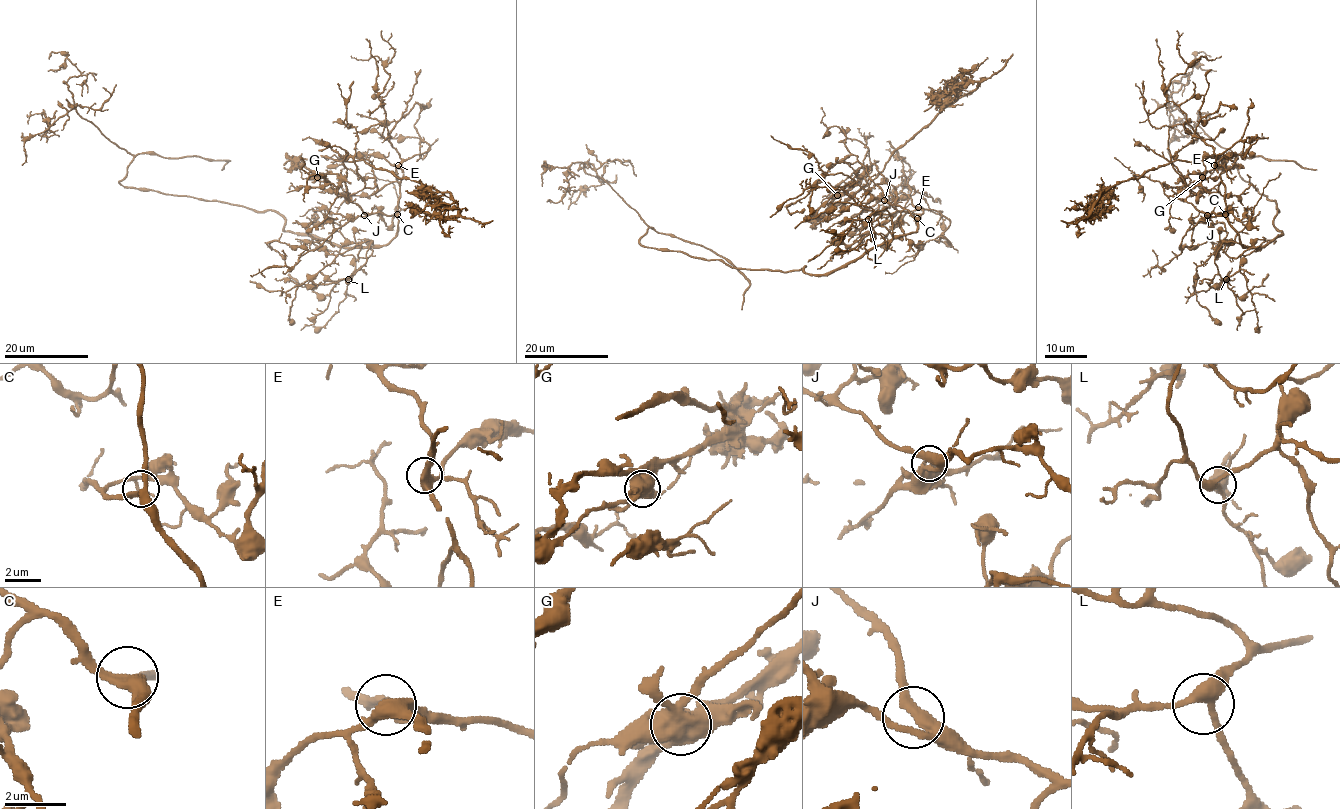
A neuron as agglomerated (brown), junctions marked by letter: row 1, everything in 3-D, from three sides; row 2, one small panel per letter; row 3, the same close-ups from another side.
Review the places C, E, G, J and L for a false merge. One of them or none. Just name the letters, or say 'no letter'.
G

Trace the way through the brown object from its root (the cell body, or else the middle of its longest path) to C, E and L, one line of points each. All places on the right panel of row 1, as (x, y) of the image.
C: (1261, 246), (1243, 246), (1225, 214)
E: (1261, 246), (1246, 247), (1241, 244), (1226, 214), (1225, 183), (1214, 165)
L: (1261, 246), (1245, 247), (1225, 242), (1216, 253), (1214, 264), (1218, 274), (1226, 279)

